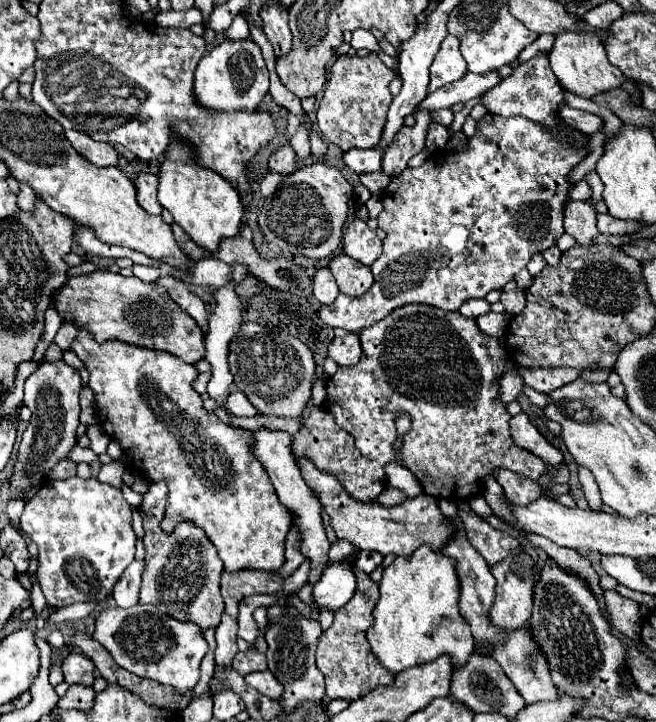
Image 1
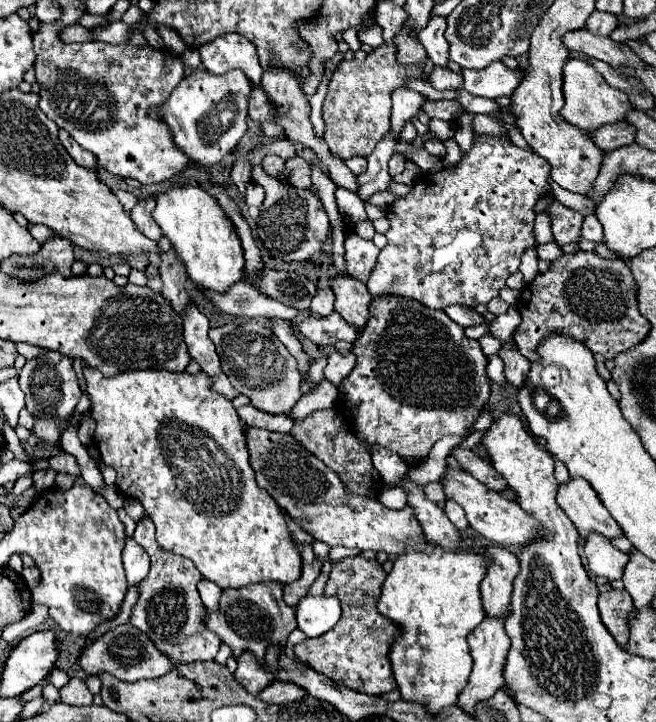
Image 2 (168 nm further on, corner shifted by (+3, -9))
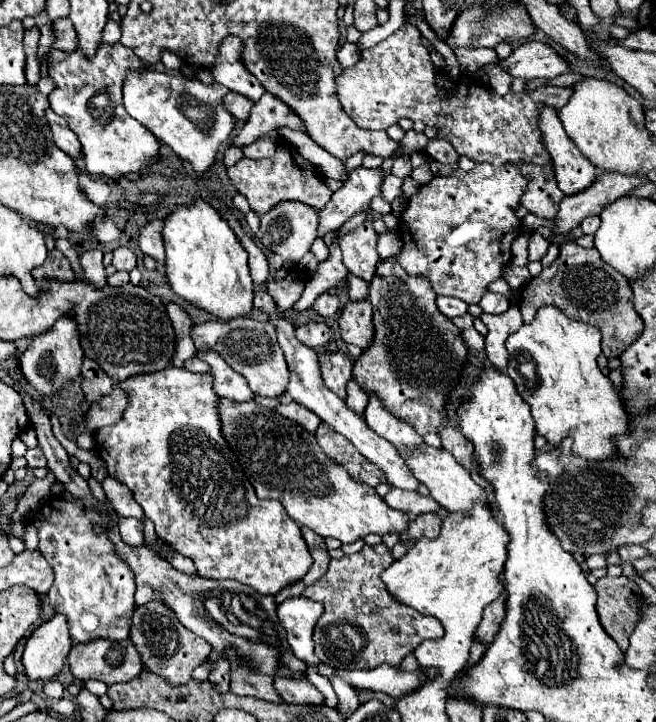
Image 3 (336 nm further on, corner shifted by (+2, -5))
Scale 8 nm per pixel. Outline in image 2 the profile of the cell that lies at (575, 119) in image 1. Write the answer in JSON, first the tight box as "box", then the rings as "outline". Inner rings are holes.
{"box":[592,120,636,152],"outline":[[[622,120],[612,126],[604,126],[604,130],[596,130],[596,138],[592,138],[592,140],[600,150],[610,152],[620,146],[632,144],[634,136],[636,136],[636,128],[632,124],[628,124],[626,120]]]}

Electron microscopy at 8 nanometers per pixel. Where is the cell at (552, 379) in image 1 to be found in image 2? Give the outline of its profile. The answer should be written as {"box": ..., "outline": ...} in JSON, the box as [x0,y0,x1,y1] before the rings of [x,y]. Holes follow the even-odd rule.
{"box":[498,340,530,386],"outline":[[[508,340],[502,344],[502,348],[498,350],[498,356],[504,362],[504,376],[512,386],[520,386],[520,382],[524,380],[524,374],[528,372],[530,362],[518,352],[514,340]]]}

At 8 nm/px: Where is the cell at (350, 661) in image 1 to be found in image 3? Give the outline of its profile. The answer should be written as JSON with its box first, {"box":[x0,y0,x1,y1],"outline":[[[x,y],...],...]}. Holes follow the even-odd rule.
{"box":[303,544,443,670],"outline":[[[365,544],[357,554],[331,560],[327,574],[313,586],[305,588],[303,596],[325,604],[325,614],[315,626],[313,642],[315,656],[327,666],[337,666],[337,670],[371,670],[383,662],[399,666],[423,640],[443,636],[443,626],[437,618],[423,616],[389,596],[381,572],[389,568],[391,562],[391,550],[385,544]],[[351,620],[357,620],[359,626],[353,626]]]}

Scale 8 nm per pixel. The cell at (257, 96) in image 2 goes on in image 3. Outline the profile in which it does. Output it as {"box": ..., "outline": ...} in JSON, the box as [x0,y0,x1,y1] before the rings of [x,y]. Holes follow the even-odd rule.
{"box":[223,92,253,120],"outline":[[[229,92],[225,98],[223,98],[223,104],[225,108],[237,118],[237,120],[247,120],[249,118],[249,112],[253,108],[253,100],[237,94],[237,92]]]}

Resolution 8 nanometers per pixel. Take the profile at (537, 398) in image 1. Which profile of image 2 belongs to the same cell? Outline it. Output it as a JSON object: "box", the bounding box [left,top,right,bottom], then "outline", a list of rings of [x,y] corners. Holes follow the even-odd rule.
{"box":[488,356,506,384],"outline":[[[488,356],[488,378],[494,380],[496,384],[506,384],[506,378],[504,378],[504,364],[500,362],[498,356]]]}

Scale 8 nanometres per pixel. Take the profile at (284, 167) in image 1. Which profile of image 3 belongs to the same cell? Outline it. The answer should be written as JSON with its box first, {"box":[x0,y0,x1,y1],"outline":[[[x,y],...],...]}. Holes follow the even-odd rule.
{"box":[243,138,275,160],"outline":[[[259,138],[257,142],[245,146],[243,152],[245,152],[247,158],[255,158],[255,160],[259,160],[259,158],[273,158],[275,142],[269,140],[269,138]]]}

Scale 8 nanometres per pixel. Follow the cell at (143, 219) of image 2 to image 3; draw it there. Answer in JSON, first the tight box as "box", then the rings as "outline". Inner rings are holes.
{"box":[139,220,165,272],"outline":[[[151,220],[147,226],[143,226],[139,236],[139,248],[157,260],[159,272],[165,272],[165,248],[163,248],[161,230],[163,230],[163,220]]]}

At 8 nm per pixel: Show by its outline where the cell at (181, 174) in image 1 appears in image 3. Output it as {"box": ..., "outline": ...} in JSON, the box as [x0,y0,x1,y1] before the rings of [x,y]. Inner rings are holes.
{"box":[163,198,253,320],"outline":[[[201,198],[187,206],[177,206],[163,222],[169,286],[179,296],[217,318],[229,320],[251,312],[253,282],[247,268],[247,252],[229,224]]]}

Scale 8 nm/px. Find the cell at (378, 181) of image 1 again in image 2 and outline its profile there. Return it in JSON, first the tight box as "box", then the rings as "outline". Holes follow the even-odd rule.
{"box":[262,68,356,192],"outline":[[[272,68],[272,70],[266,70],[266,72],[262,74],[262,90],[266,92],[270,104],[272,104],[274,110],[276,110],[274,122],[284,130],[284,136],[290,138],[290,140],[294,140],[294,142],[298,142],[298,144],[302,144],[302,146],[306,146],[308,150],[312,150],[312,152],[318,156],[318,160],[328,168],[330,178],[332,178],[338,186],[342,186],[342,188],[354,192],[354,190],[356,190],[356,176],[348,170],[348,166],[346,166],[338,156],[334,156],[334,154],[330,152],[330,148],[328,148],[328,144],[324,142],[324,138],[316,136],[316,132],[314,132],[314,126],[312,126],[312,122],[310,122],[310,102],[308,102],[306,94],[302,92],[300,82],[298,82],[296,78],[292,78],[292,74],[290,74],[288,70]]]}

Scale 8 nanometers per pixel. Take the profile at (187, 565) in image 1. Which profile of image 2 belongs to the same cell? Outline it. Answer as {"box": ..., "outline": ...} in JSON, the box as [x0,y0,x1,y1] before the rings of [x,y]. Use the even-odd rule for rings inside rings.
{"box":[130,516,220,664],"outline":[[[148,516],[136,526],[134,538],[150,556],[150,572],[144,582],[140,582],[140,598],[132,610],[130,624],[144,632],[154,642],[154,646],[174,664],[212,660],[218,654],[220,640],[214,638],[212,632],[204,630],[200,622],[202,600],[196,590],[196,582],[200,582],[202,574],[196,570],[196,566],[192,566],[188,558],[168,552],[156,542],[154,526]]]}

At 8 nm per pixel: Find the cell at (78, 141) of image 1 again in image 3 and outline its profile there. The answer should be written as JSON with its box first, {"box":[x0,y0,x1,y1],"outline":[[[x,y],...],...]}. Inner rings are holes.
{"box":[47,108,83,166],"outline":[[[49,108],[49,110],[47,110],[47,120],[49,120],[49,126],[51,126],[51,130],[53,130],[53,140],[55,140],[55,144],[57,144],[65,154],[69,154],[79,166],[83,166],[83,162],[81,162],[81,142],[79,142],[79,138],[73,134],[73,130],[69,130],[65,118],[57,116],[57,114]]]}

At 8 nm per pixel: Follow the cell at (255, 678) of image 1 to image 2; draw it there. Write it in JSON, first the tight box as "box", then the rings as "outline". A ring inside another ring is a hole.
{"box":[258,680,306,704],"outline":[[[274,680],[266,690],[258,694],[258,698],[268,704],[288,704],[288,702],[302,700],[304,696],[306,696],[304,688],[290,682],[280,682],[280,680]]]}

